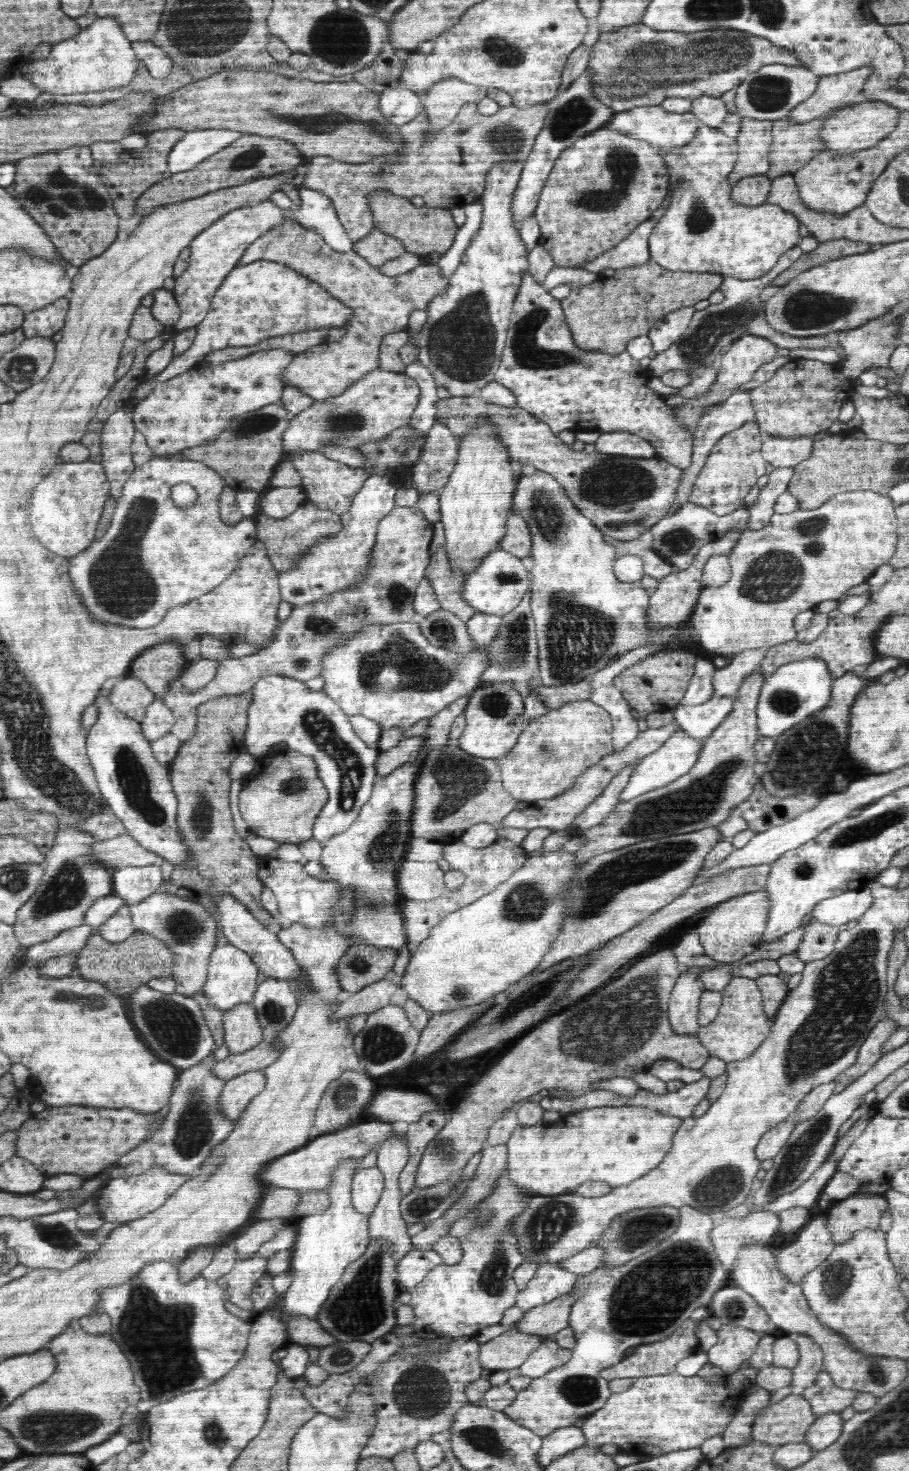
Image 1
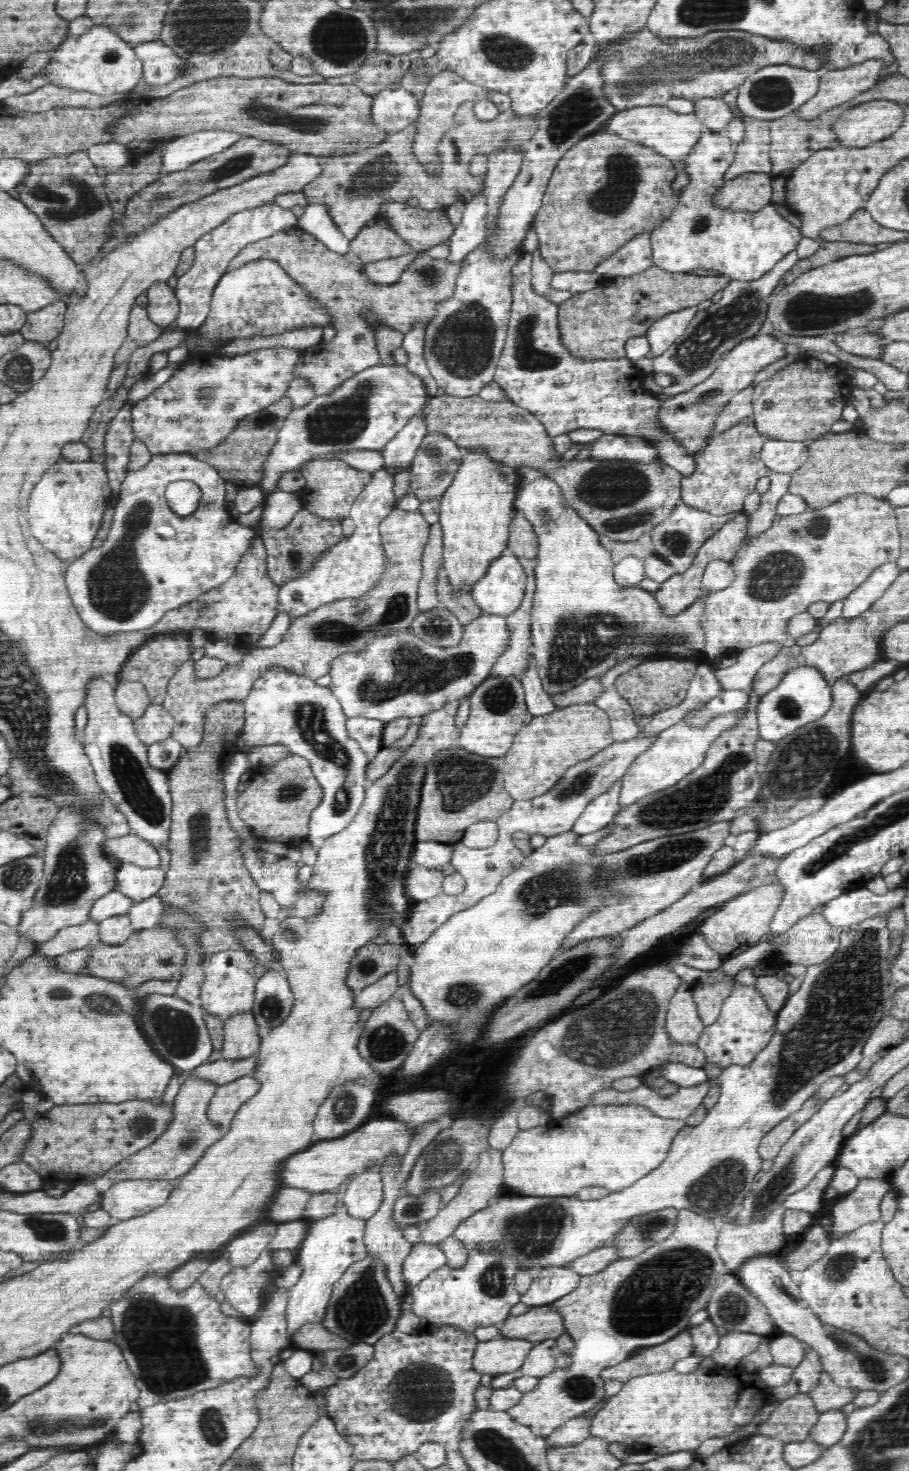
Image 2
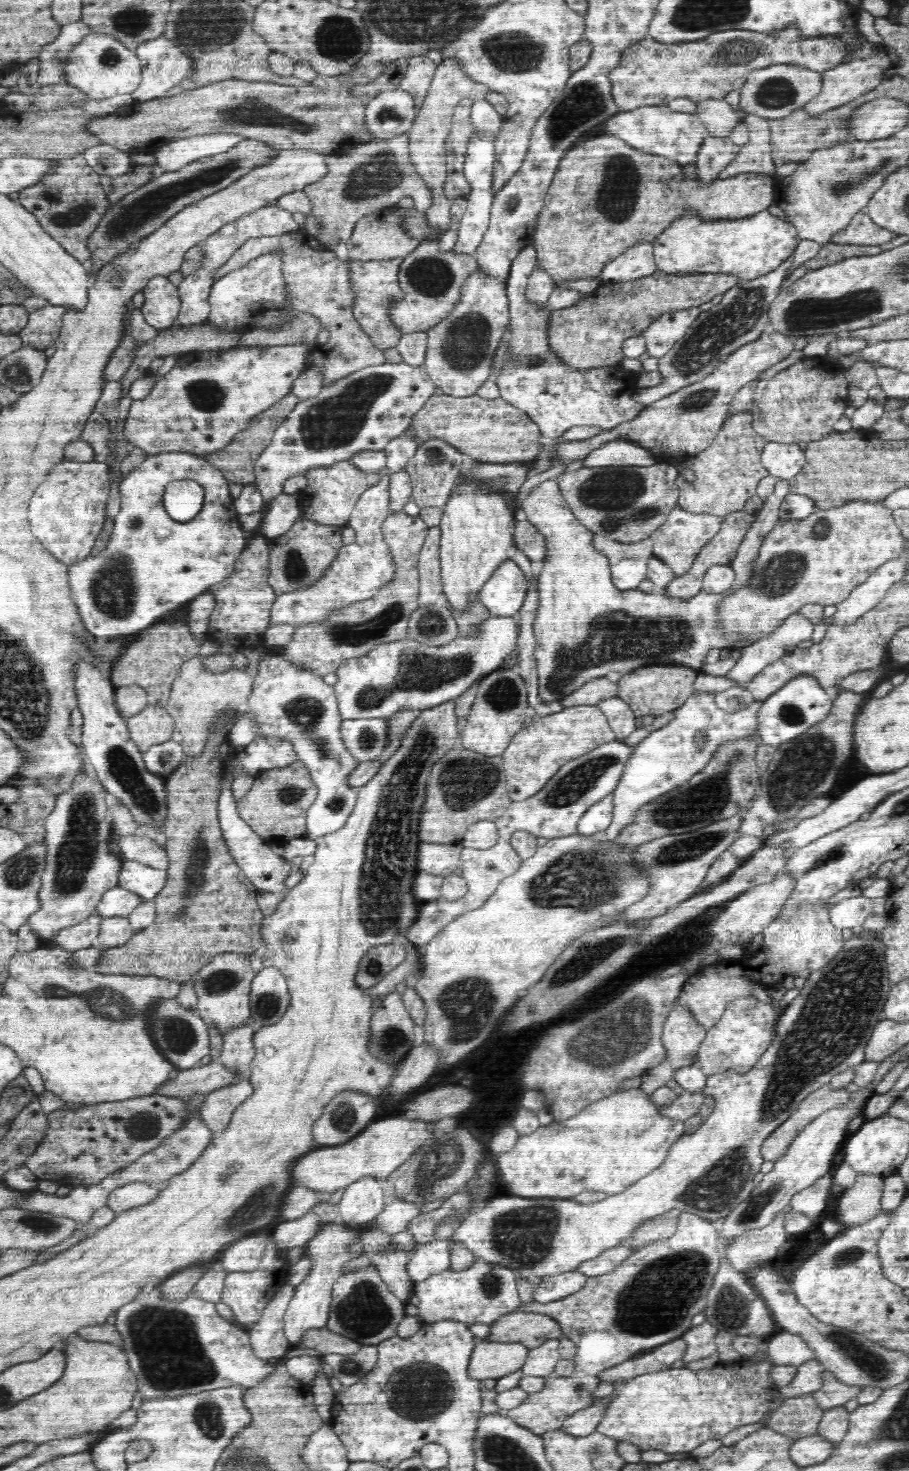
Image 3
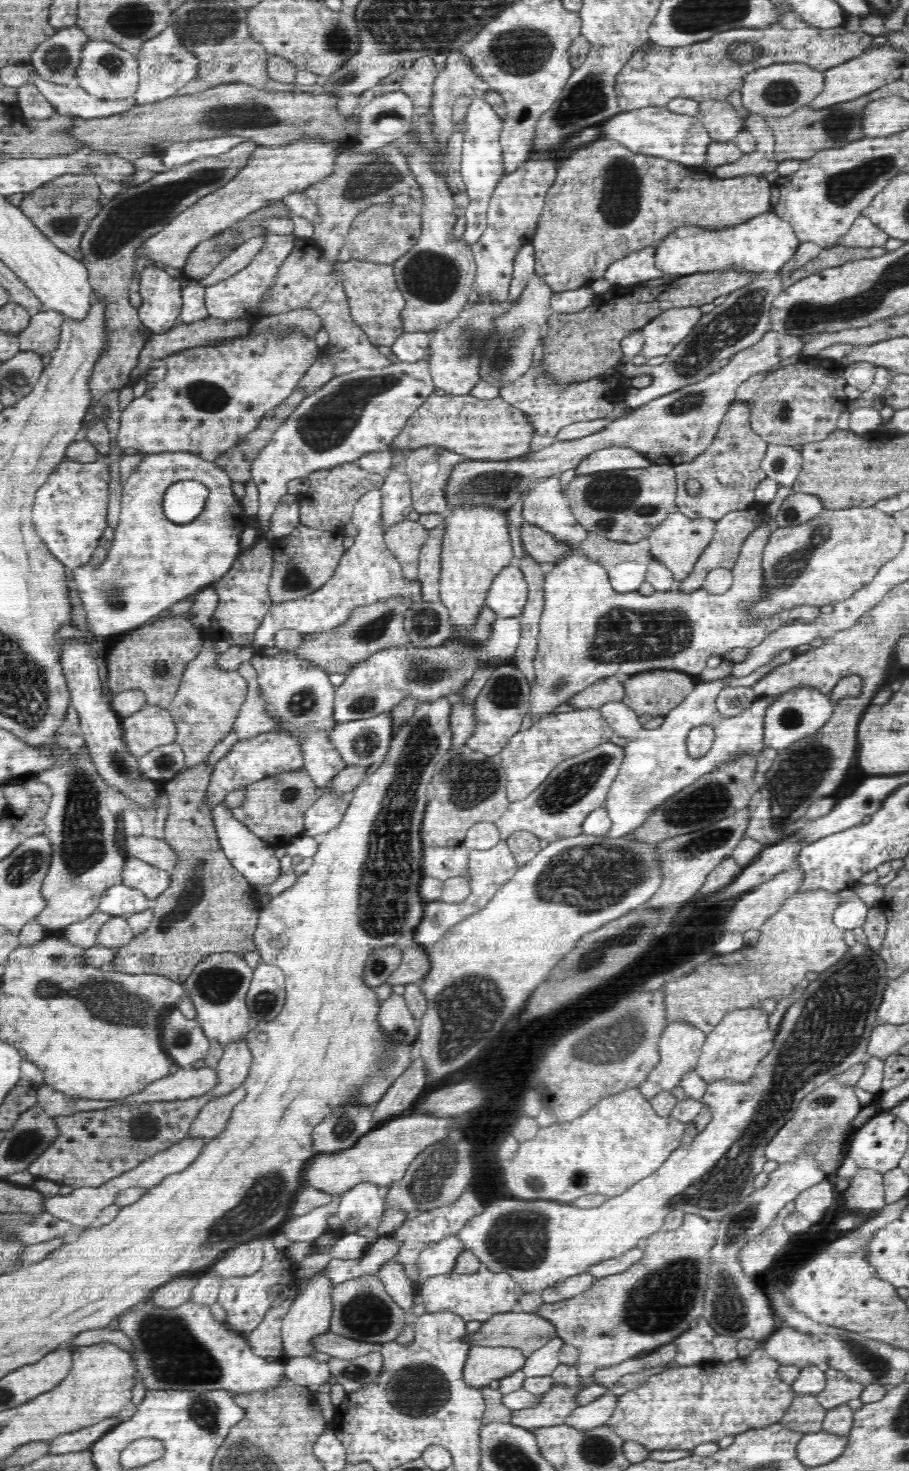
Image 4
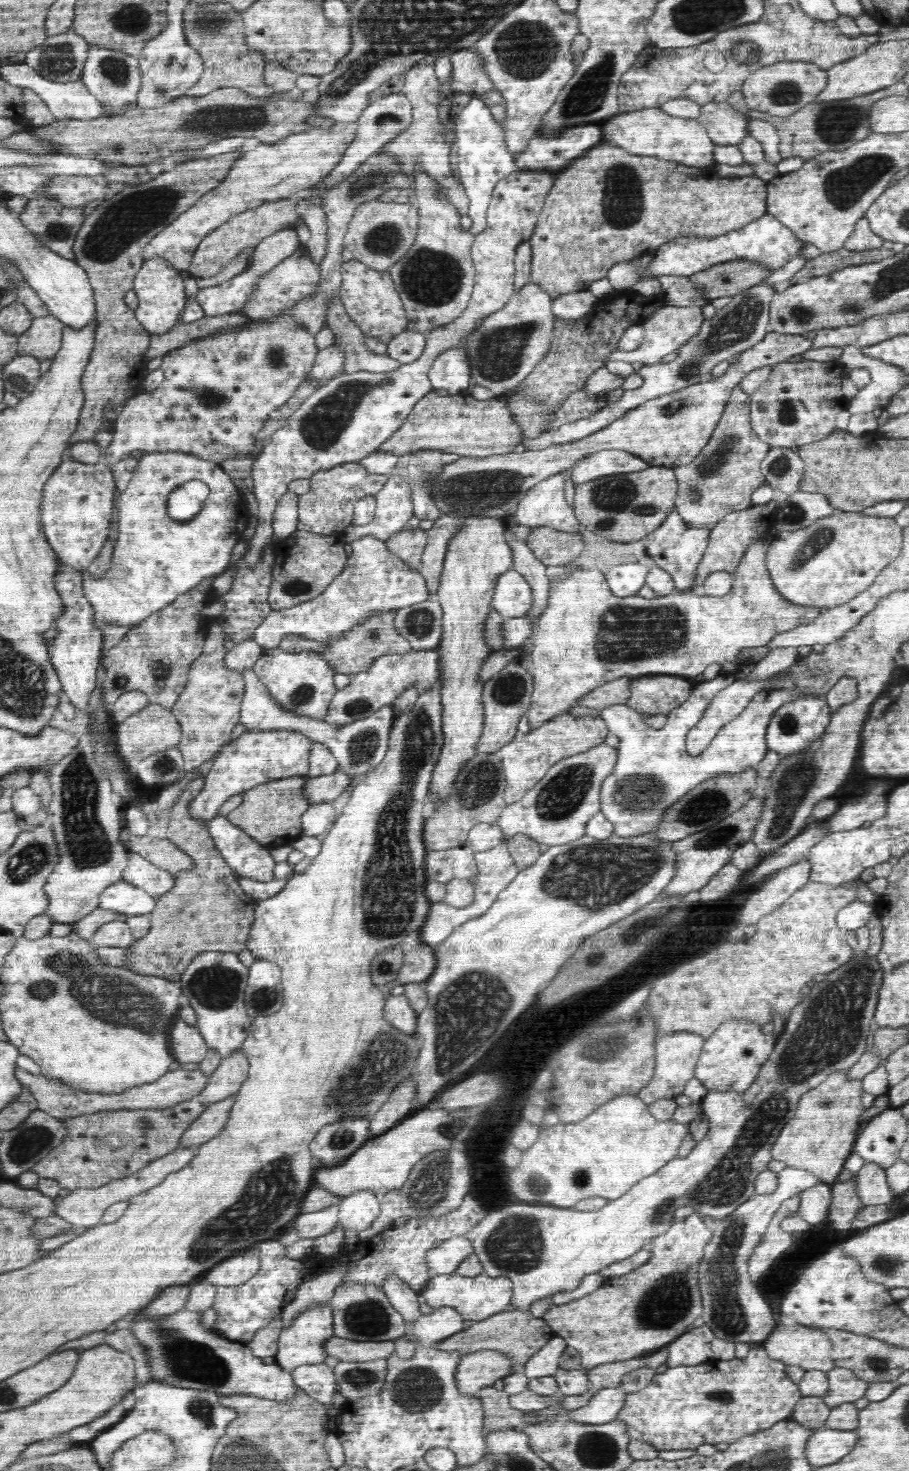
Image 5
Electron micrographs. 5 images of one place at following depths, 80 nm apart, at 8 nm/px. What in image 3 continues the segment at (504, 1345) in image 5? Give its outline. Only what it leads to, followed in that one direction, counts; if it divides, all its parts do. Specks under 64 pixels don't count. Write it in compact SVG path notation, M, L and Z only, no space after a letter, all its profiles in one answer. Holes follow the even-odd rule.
M520 1310L509 1312L498 1320L489 1324L489 1336L485 1338L490 1342L519 1342L529 1349L542 1346L547 1340L560 1339L562 1331L560 1325L551 1317L545 1314L534 1314Z

